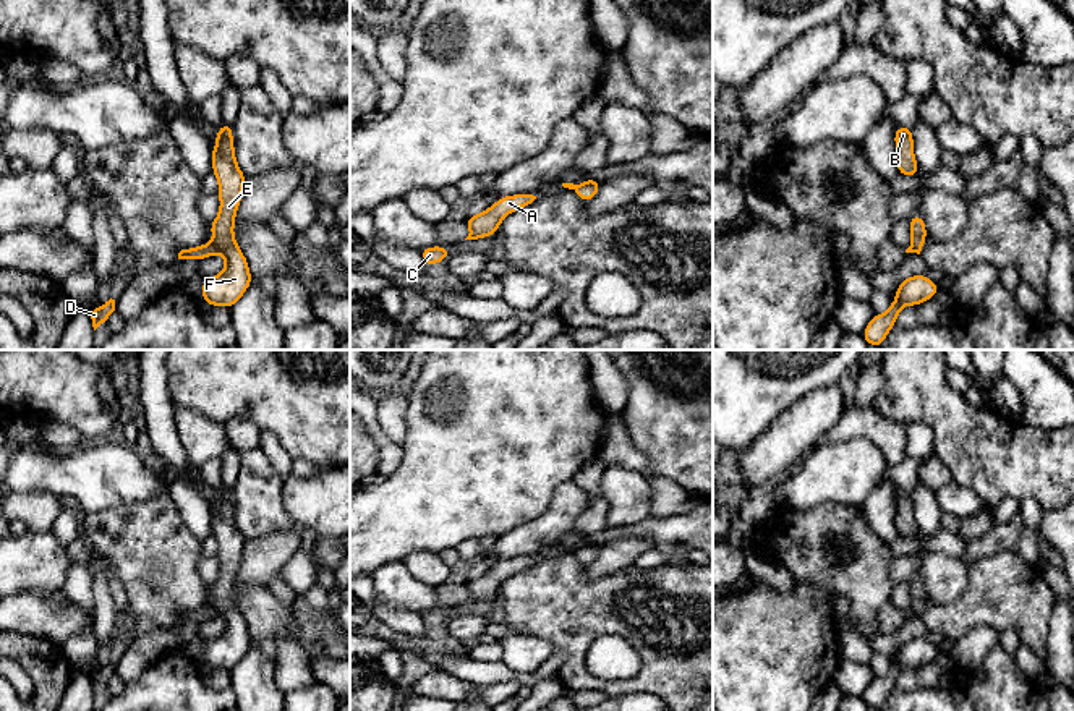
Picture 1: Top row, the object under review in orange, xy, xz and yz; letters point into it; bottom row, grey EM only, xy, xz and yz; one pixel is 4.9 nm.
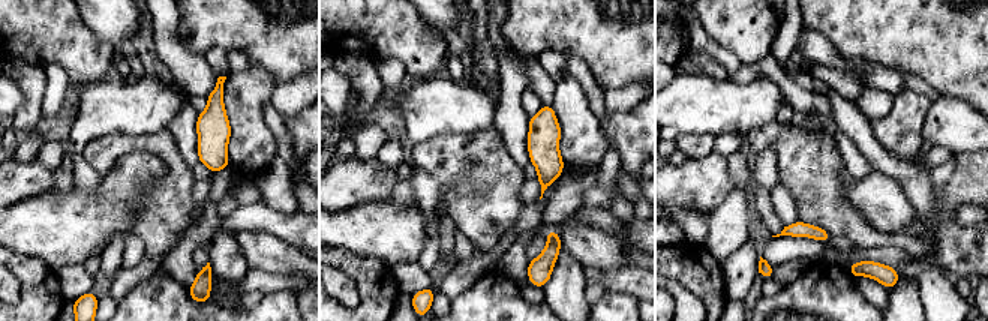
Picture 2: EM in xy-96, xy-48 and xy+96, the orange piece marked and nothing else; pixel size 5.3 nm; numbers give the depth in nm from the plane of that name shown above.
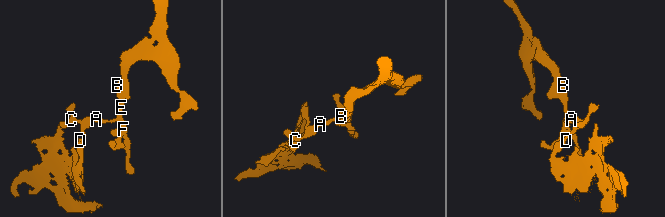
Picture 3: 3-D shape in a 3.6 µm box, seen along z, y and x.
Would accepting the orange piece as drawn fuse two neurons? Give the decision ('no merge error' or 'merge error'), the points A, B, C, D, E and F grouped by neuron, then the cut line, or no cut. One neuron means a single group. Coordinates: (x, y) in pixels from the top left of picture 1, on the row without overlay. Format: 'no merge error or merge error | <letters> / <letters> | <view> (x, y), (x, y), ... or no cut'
merge error | A C D / B E F | xy (213, 604), (217, 614)

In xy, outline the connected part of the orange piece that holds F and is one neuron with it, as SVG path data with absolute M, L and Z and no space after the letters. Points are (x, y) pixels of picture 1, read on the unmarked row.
M222 487L217 494L217 509L211 515L212 534L219 543L220 573L211 585L214 609L225 620L225 632L201 649L206 667L232 671L253 645L248 624L233 599L235 578L241 564L246 538L238 531L232 504L233 487Z

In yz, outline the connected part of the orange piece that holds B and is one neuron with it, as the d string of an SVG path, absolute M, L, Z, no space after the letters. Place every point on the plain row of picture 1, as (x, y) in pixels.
M899 487L897 492L894 494L894 504L896 504L896 528L901 534L901 539L917 539L920 531L914 518L912 492Z

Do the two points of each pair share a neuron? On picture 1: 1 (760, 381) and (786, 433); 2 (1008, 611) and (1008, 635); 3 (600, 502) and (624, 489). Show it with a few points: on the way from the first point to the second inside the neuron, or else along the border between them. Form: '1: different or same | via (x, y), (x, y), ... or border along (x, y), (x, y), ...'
1: same | via (771, 394), (773, 420)
2: different | border along (1000, 632), (1014, 629), (1021, 645)
3: different | border along (603, 496), (608, 502), (608, 527)

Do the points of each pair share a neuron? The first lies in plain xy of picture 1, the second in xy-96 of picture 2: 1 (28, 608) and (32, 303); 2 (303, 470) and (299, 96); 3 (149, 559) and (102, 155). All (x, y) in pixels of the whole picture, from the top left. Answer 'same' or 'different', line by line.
1: different
2: same
3: same

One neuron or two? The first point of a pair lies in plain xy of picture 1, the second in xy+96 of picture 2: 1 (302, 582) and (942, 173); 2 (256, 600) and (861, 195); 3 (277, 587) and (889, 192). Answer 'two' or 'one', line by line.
1: one
2: one
3: two

